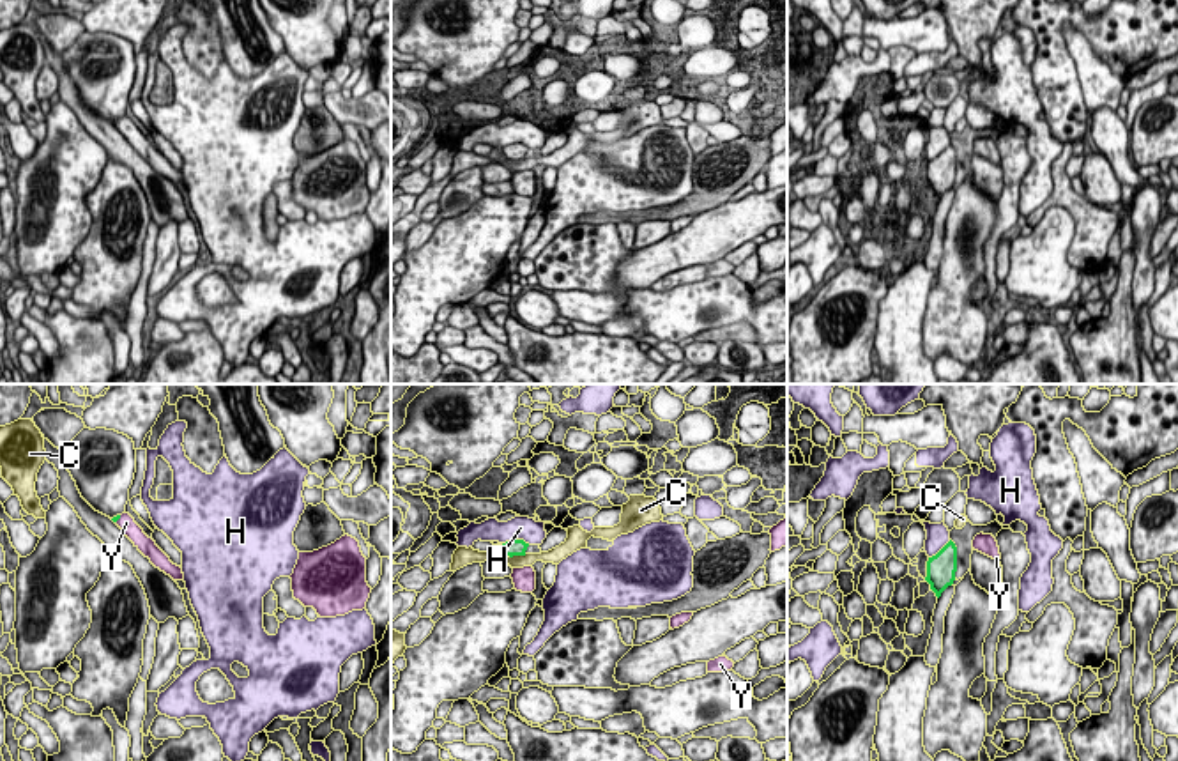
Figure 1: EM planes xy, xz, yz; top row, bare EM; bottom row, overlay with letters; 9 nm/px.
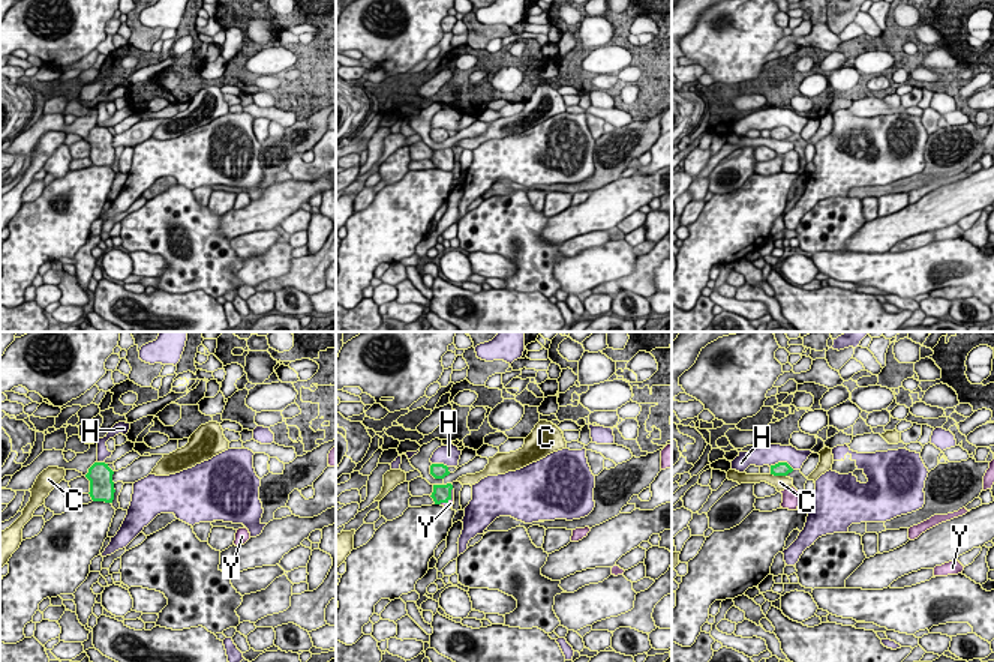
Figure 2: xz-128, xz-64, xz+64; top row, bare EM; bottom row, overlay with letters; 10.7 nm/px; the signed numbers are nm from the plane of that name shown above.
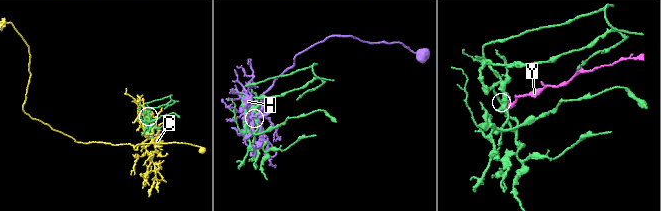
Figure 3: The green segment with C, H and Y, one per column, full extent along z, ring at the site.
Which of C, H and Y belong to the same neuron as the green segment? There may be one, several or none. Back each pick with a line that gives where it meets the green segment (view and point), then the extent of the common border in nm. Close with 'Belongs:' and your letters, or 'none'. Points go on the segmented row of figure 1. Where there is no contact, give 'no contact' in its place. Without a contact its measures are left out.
Y: meets green in xy at (119, 517); contact 100 nm long
Belongs: Y

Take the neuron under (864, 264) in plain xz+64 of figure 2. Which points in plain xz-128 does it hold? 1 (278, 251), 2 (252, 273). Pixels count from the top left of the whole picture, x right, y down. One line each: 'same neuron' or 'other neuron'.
1: same neuron
2: same neuron

